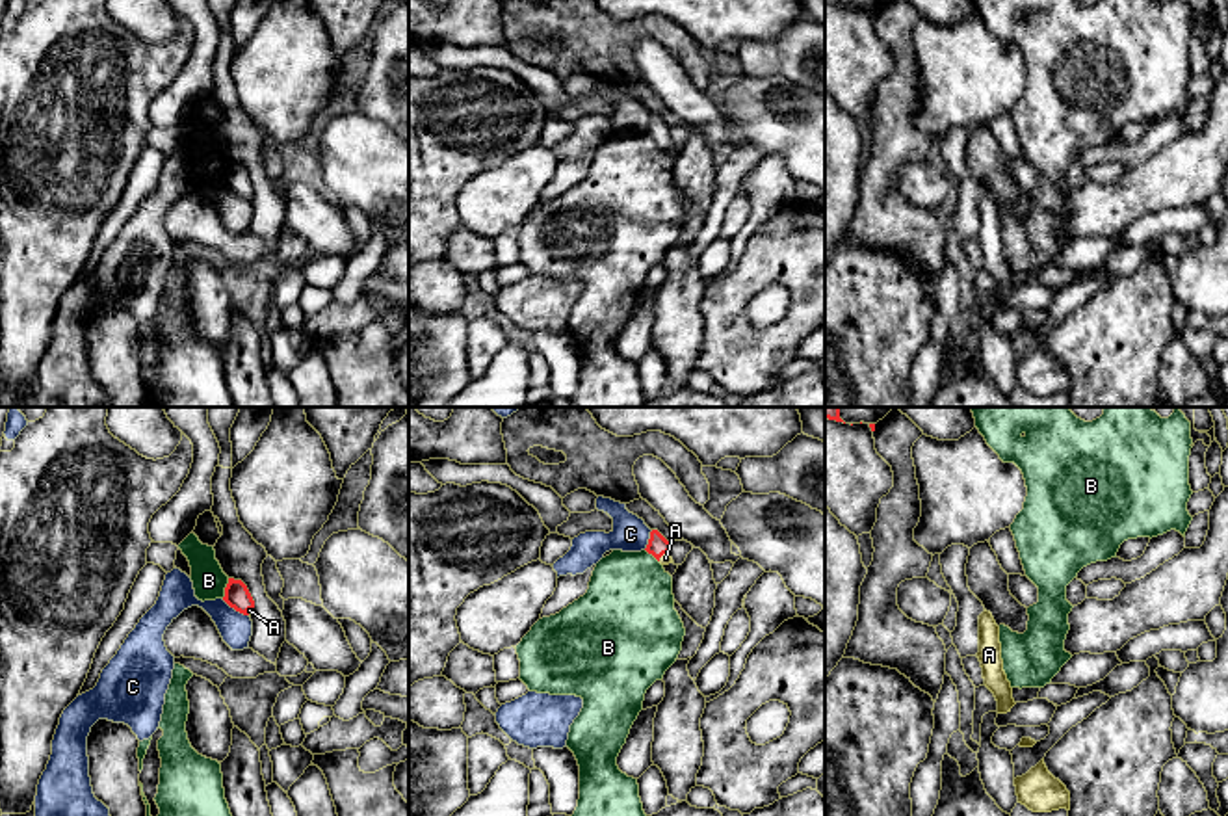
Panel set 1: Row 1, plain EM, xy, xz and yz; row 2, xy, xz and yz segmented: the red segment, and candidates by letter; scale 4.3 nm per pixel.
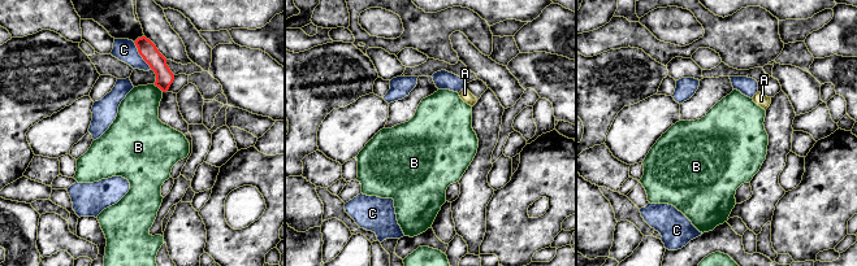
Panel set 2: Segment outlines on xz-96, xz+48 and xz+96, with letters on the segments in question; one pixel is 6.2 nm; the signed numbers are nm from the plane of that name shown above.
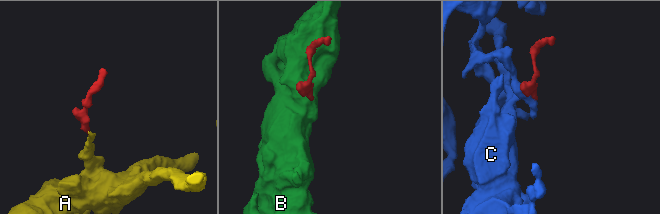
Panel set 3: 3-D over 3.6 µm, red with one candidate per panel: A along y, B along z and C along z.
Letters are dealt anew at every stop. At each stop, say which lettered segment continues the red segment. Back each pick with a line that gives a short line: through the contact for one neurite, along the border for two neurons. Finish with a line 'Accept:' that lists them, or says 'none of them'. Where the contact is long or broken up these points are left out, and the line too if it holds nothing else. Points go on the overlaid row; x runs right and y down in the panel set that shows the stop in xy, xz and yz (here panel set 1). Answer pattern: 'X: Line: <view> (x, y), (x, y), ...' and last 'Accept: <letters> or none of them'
A: Line: xz (658, 545), (664, 552), (666, 558)
Accept: A

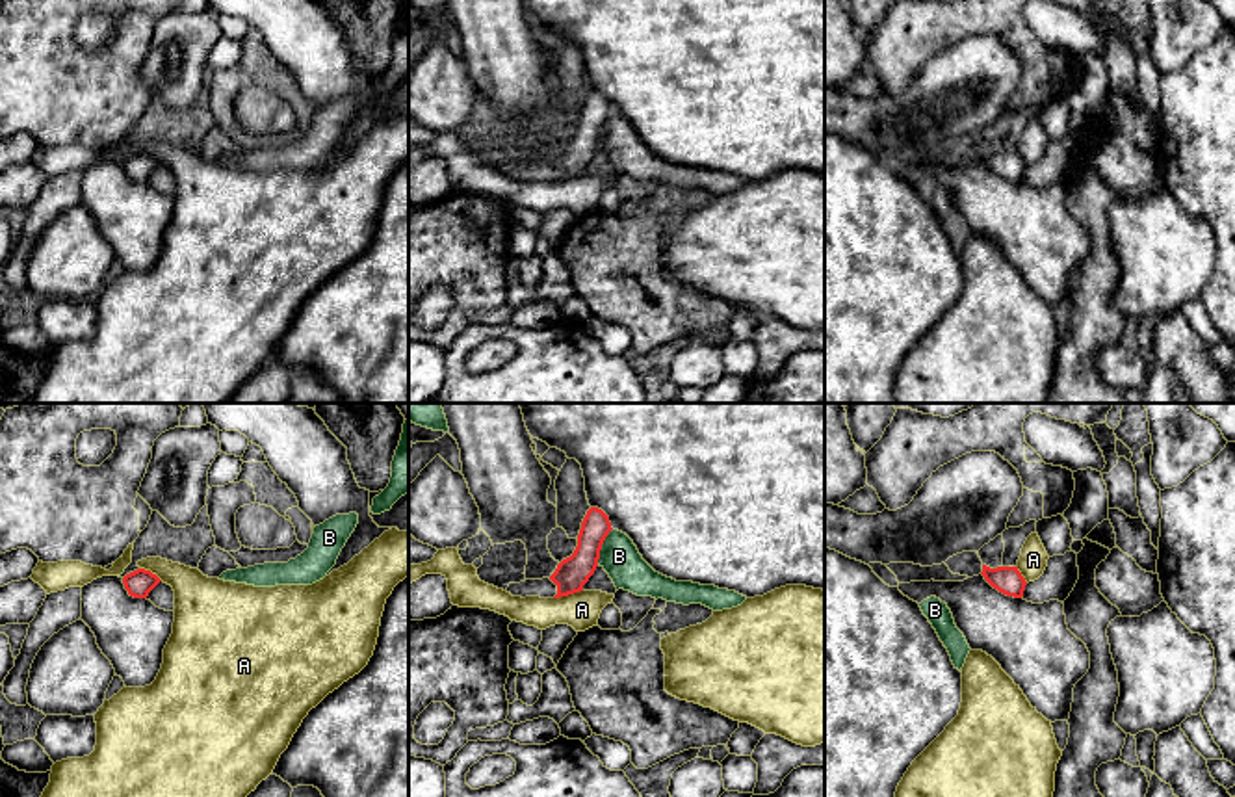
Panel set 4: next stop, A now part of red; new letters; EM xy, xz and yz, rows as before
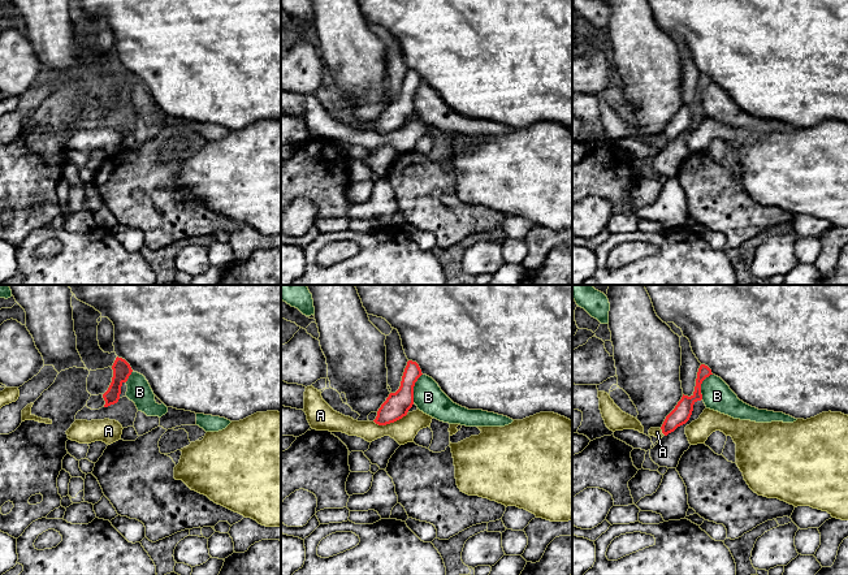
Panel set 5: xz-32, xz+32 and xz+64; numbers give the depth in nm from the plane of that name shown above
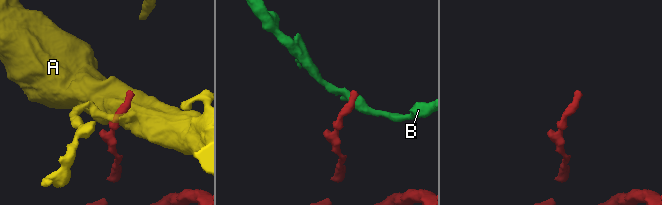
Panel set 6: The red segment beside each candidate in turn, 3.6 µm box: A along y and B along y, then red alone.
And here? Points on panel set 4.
Accept: none of them

